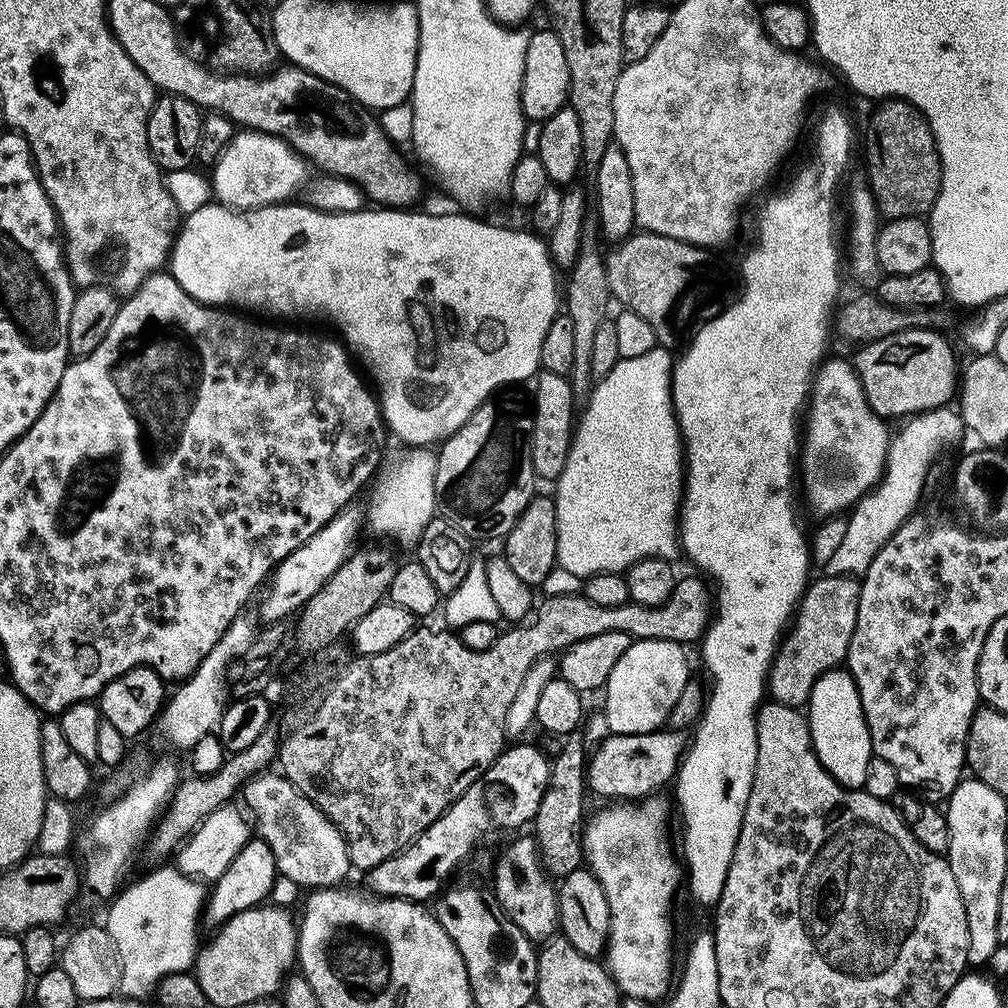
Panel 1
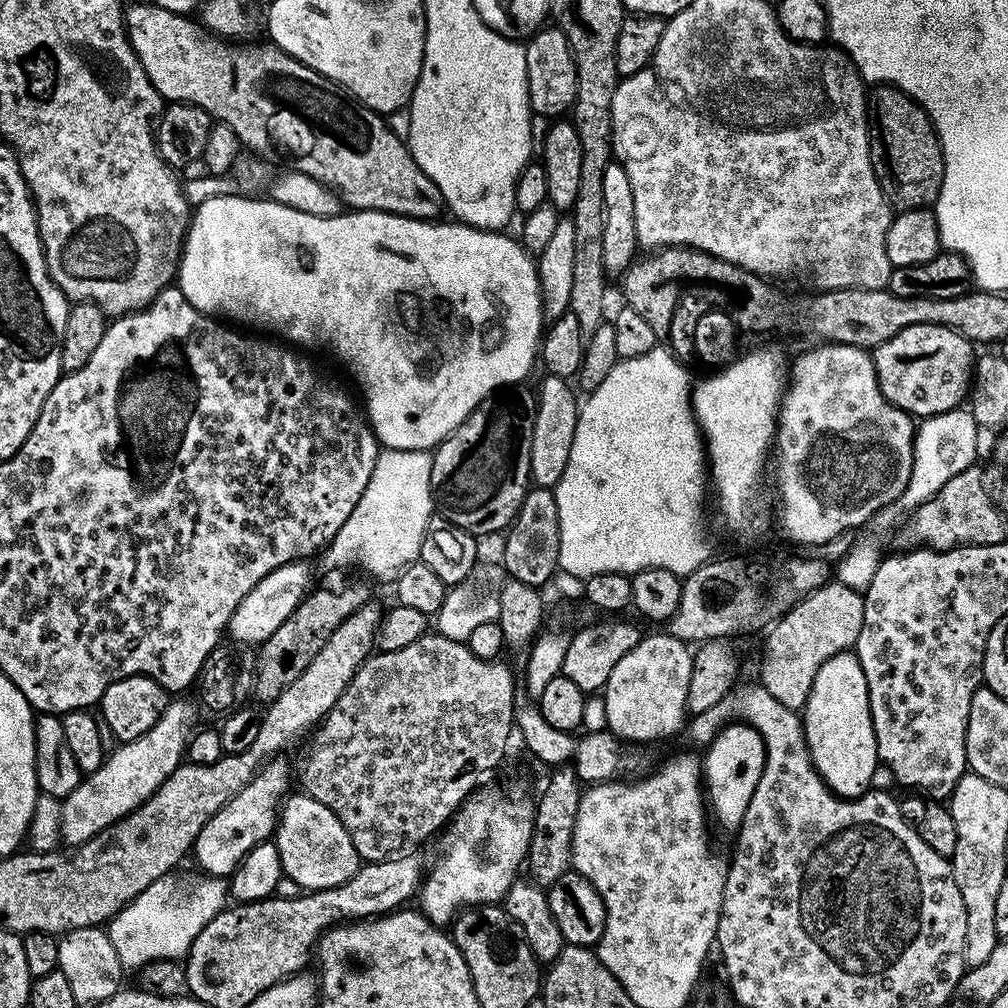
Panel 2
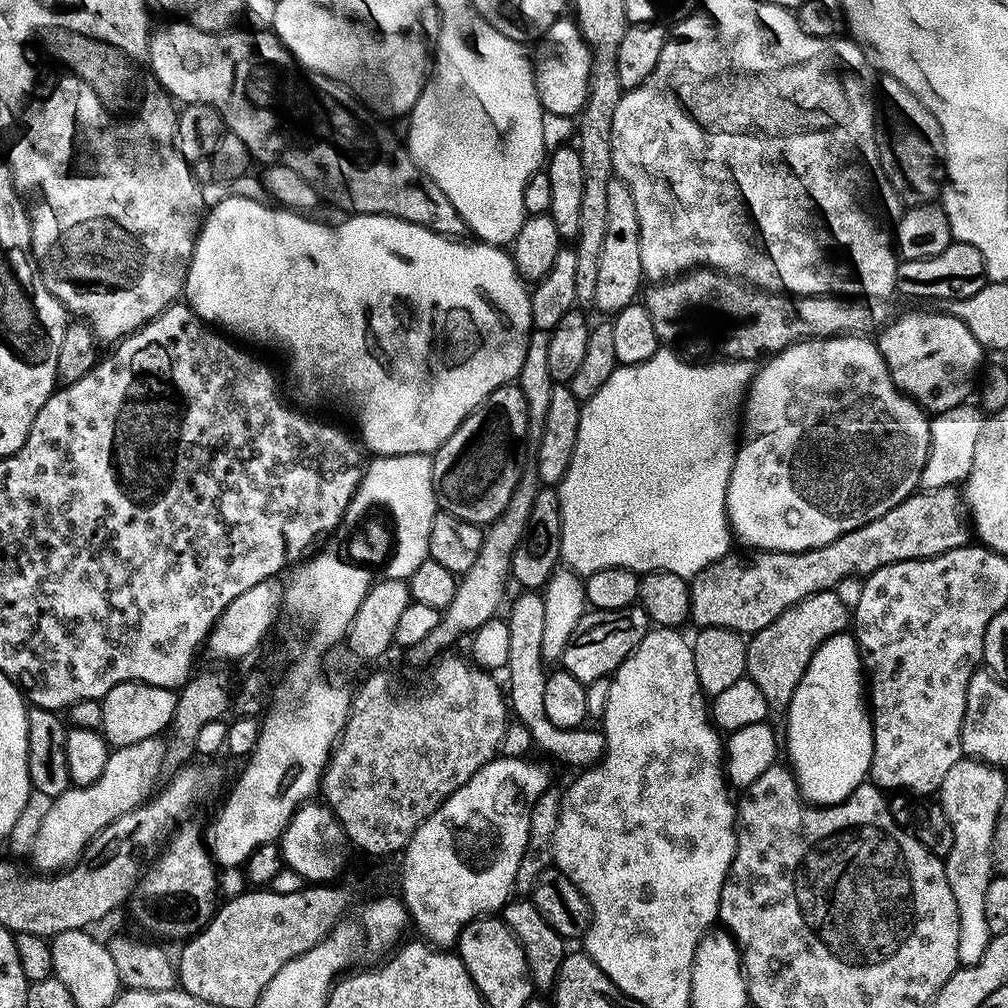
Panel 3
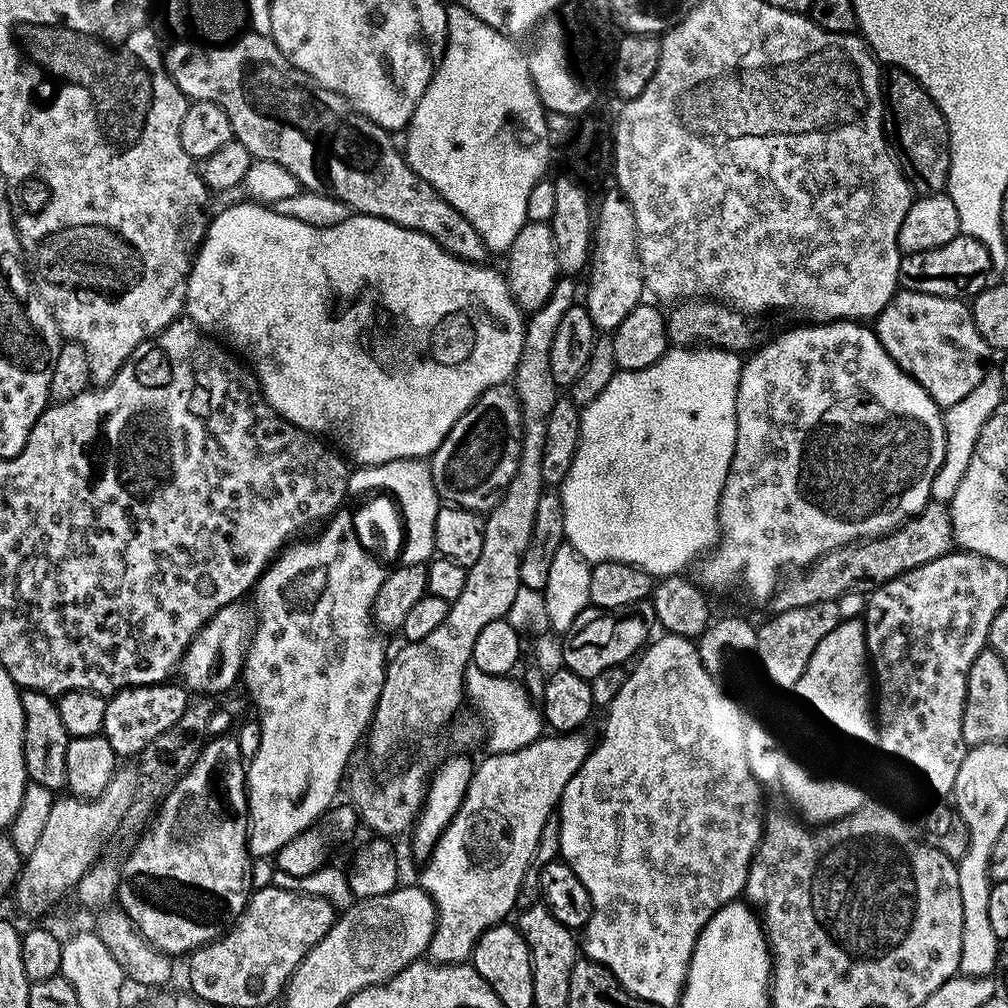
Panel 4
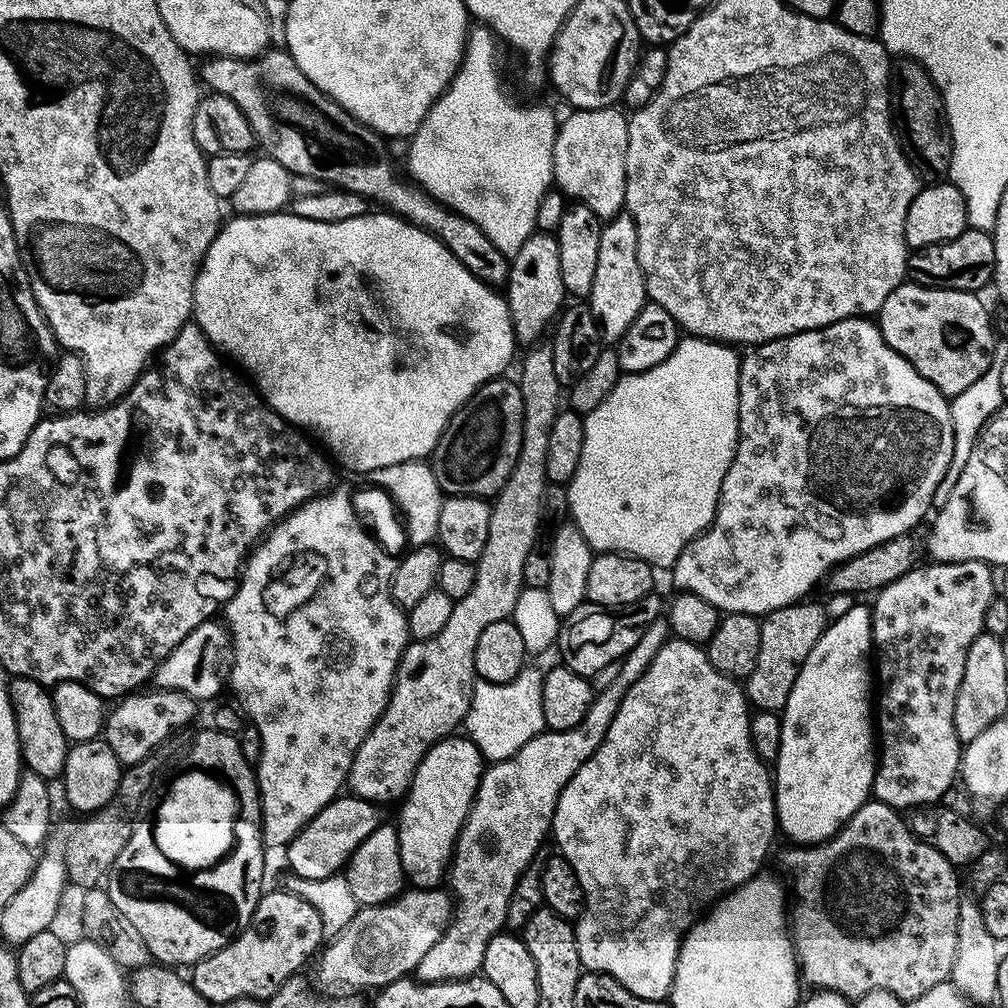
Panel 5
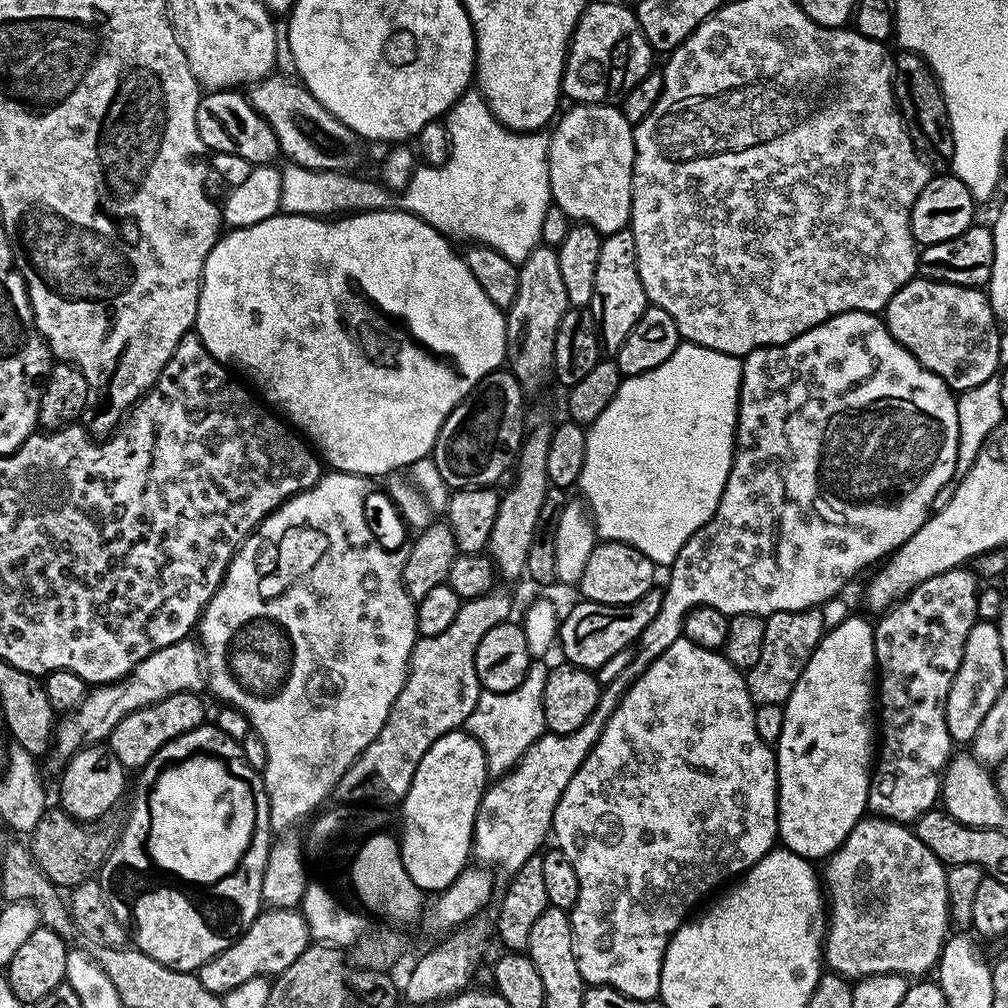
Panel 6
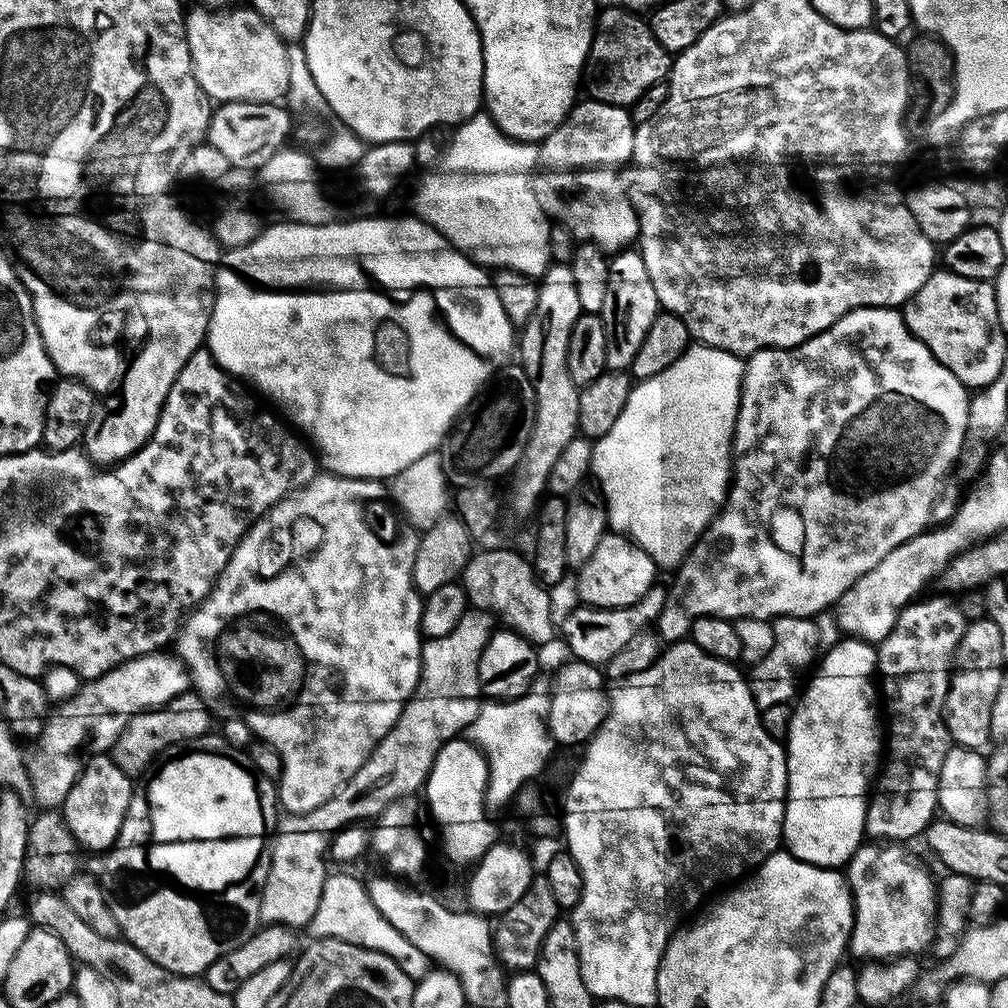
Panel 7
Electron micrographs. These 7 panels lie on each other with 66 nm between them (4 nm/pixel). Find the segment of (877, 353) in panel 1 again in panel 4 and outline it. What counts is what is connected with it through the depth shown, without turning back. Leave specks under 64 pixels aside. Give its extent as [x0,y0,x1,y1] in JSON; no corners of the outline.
[874,291,990,410]

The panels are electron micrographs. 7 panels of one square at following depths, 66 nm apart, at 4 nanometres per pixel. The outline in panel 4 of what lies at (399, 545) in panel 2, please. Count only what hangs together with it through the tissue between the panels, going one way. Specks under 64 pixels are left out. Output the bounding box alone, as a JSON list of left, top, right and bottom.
[348,458,442,563]

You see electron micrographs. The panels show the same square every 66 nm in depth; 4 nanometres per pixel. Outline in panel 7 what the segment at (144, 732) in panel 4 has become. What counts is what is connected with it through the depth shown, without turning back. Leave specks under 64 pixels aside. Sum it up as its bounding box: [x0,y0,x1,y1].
[110,690,213,777]

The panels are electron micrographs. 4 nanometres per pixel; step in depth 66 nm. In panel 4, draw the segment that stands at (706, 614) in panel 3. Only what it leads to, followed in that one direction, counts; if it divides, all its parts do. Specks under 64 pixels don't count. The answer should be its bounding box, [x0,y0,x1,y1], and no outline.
[771,502,952,613]

